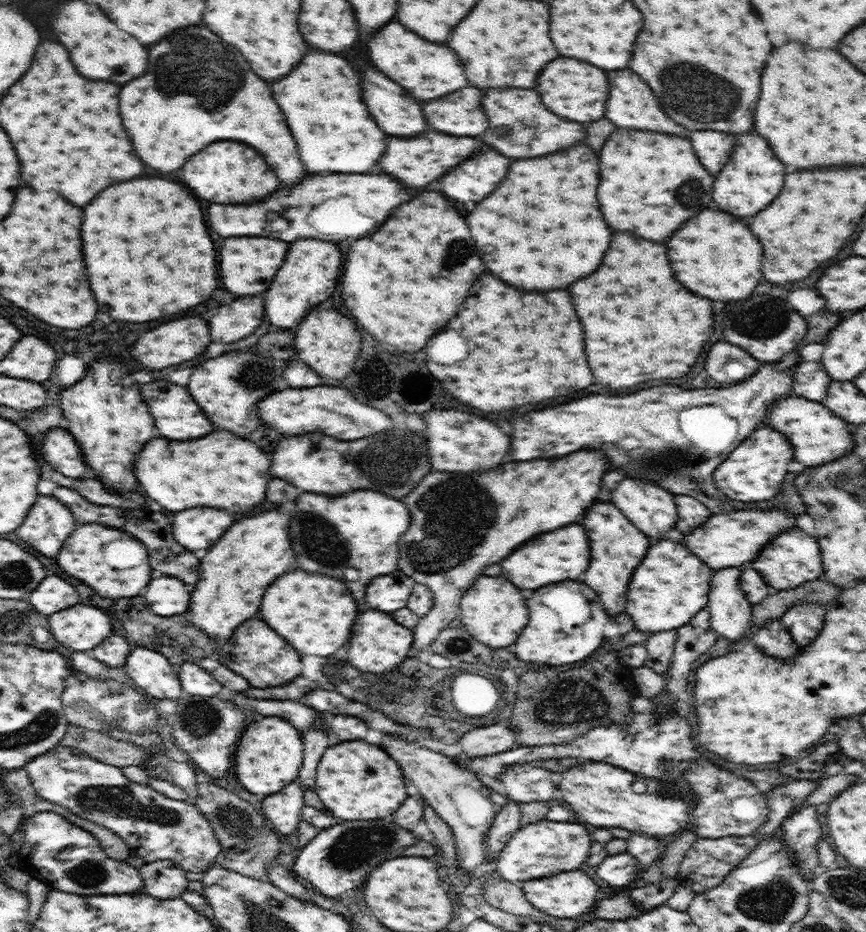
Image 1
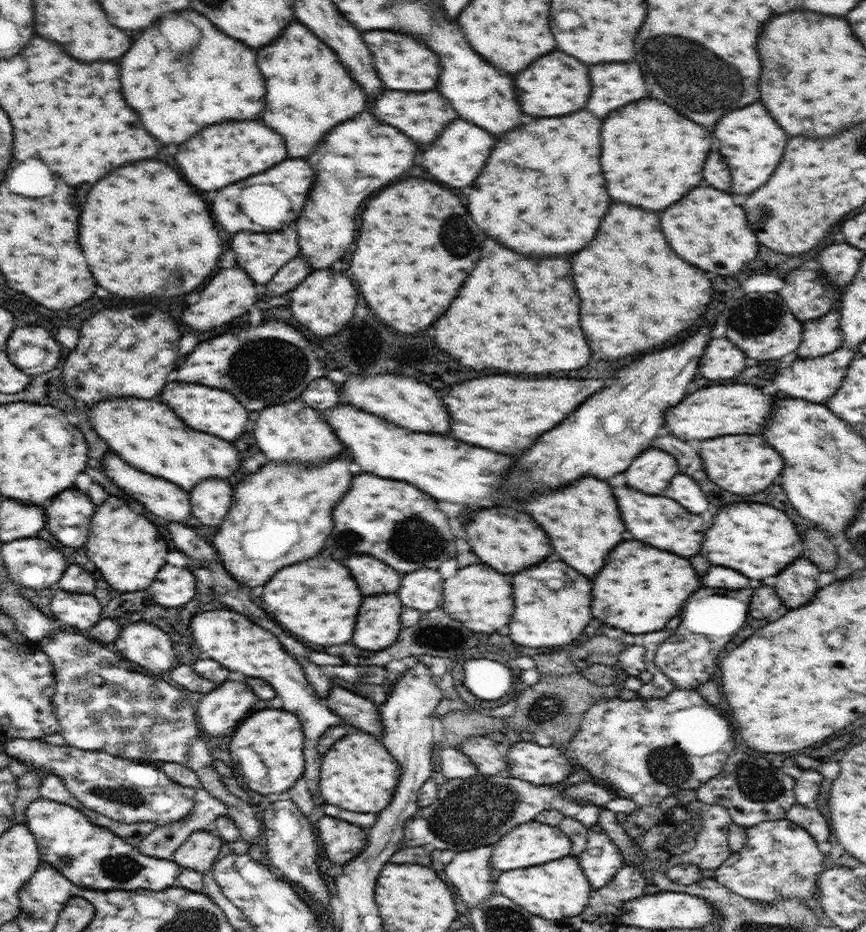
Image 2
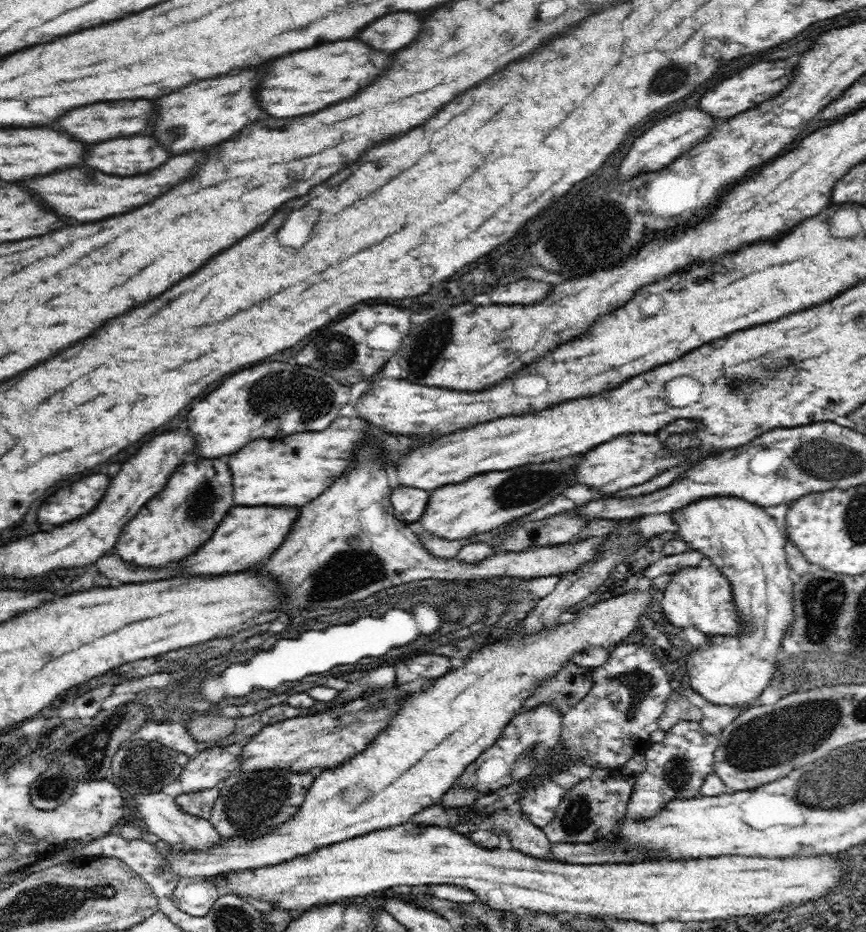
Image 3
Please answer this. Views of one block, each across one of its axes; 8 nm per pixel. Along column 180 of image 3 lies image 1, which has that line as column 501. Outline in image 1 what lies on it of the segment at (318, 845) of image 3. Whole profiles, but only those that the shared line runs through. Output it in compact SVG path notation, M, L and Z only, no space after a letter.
M544 818L536 824L522 826L512 835L498 856L497 872L499 876L515 883L576 870L582 866L582 862L588 860L590 844L592 844L590 832L584 826L568 824L568 822L550 822Z

